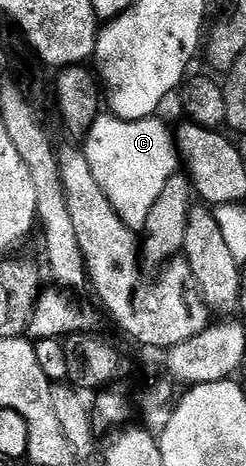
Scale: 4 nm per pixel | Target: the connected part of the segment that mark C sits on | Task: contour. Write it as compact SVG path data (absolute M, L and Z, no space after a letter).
M101 113L89 126L84 136L83 150L91 165L91 173L95 173L95 181L99 181L99 189L103 189L103 193L107 193L107 201L115 205L115 213L119 213L121 220L132 231L144 232L147 213L151 213L151 205L155 205L160 191L163 190L163 185L167 185L167 181L171 181L171 177L179 171L177 144L171 127L169 131L168 125L161 120L161 117L127 121L118 119L112 113Z

